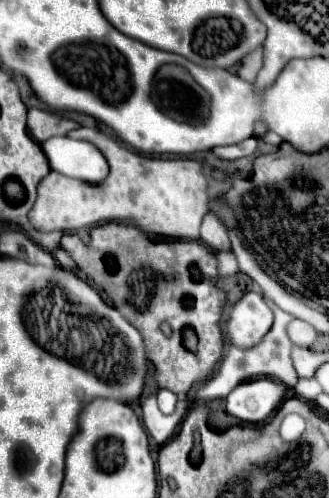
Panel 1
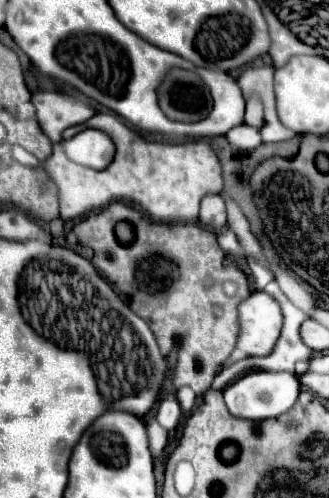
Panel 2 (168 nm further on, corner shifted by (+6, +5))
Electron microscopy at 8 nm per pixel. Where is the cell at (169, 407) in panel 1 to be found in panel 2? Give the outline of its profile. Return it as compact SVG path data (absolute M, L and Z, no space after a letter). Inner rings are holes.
M162 394L160 402L158 402L158 410L156 410L156 418L158 422L166 428L166 430L174 430L178 426L180 420L180 406L178 400L172 394Z

